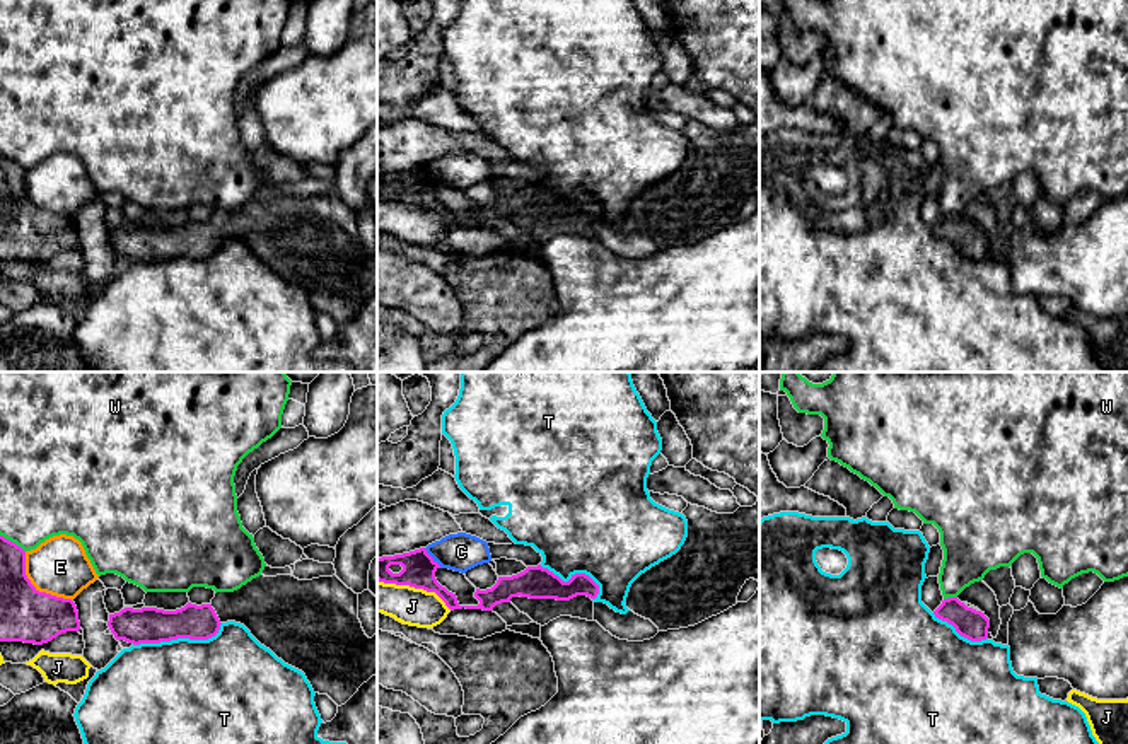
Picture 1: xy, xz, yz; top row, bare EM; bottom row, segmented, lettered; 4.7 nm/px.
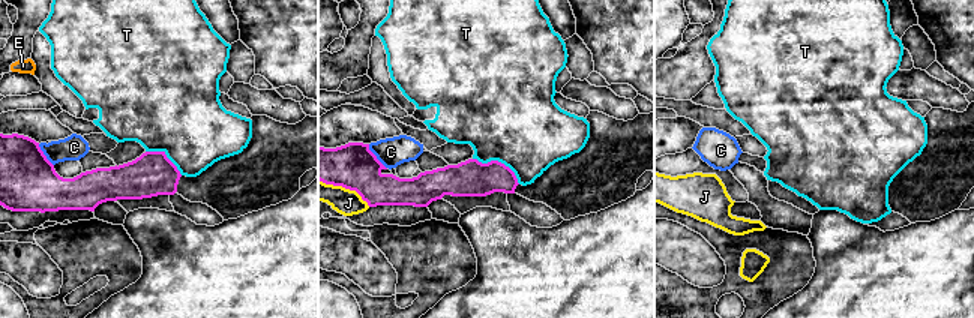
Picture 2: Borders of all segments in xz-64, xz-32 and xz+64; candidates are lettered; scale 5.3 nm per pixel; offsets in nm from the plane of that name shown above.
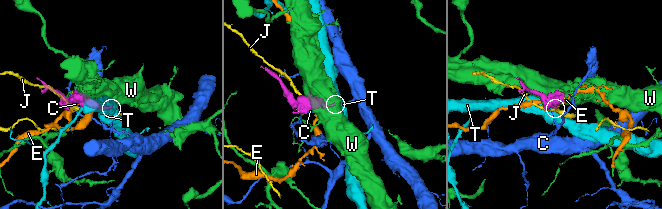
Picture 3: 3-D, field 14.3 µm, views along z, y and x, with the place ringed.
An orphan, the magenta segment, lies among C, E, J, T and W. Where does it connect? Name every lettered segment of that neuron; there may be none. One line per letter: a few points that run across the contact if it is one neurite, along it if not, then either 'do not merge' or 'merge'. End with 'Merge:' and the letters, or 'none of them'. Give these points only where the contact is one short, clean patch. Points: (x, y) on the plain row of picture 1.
C: xz (424, 166), (441, 185) | do not merge
E: do not merge
J: do not merge
T: do not merge
W: do not merge
Merge: none of them

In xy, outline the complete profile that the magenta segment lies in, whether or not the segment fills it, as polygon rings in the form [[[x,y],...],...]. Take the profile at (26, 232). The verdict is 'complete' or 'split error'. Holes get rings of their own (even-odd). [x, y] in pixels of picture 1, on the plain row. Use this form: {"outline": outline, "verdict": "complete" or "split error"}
{"outline": [[[0,154],[0,259],[43,263],[78,247],[75,220],[39,210],[26,193],[26,169]]], "verdict": "complete"}

